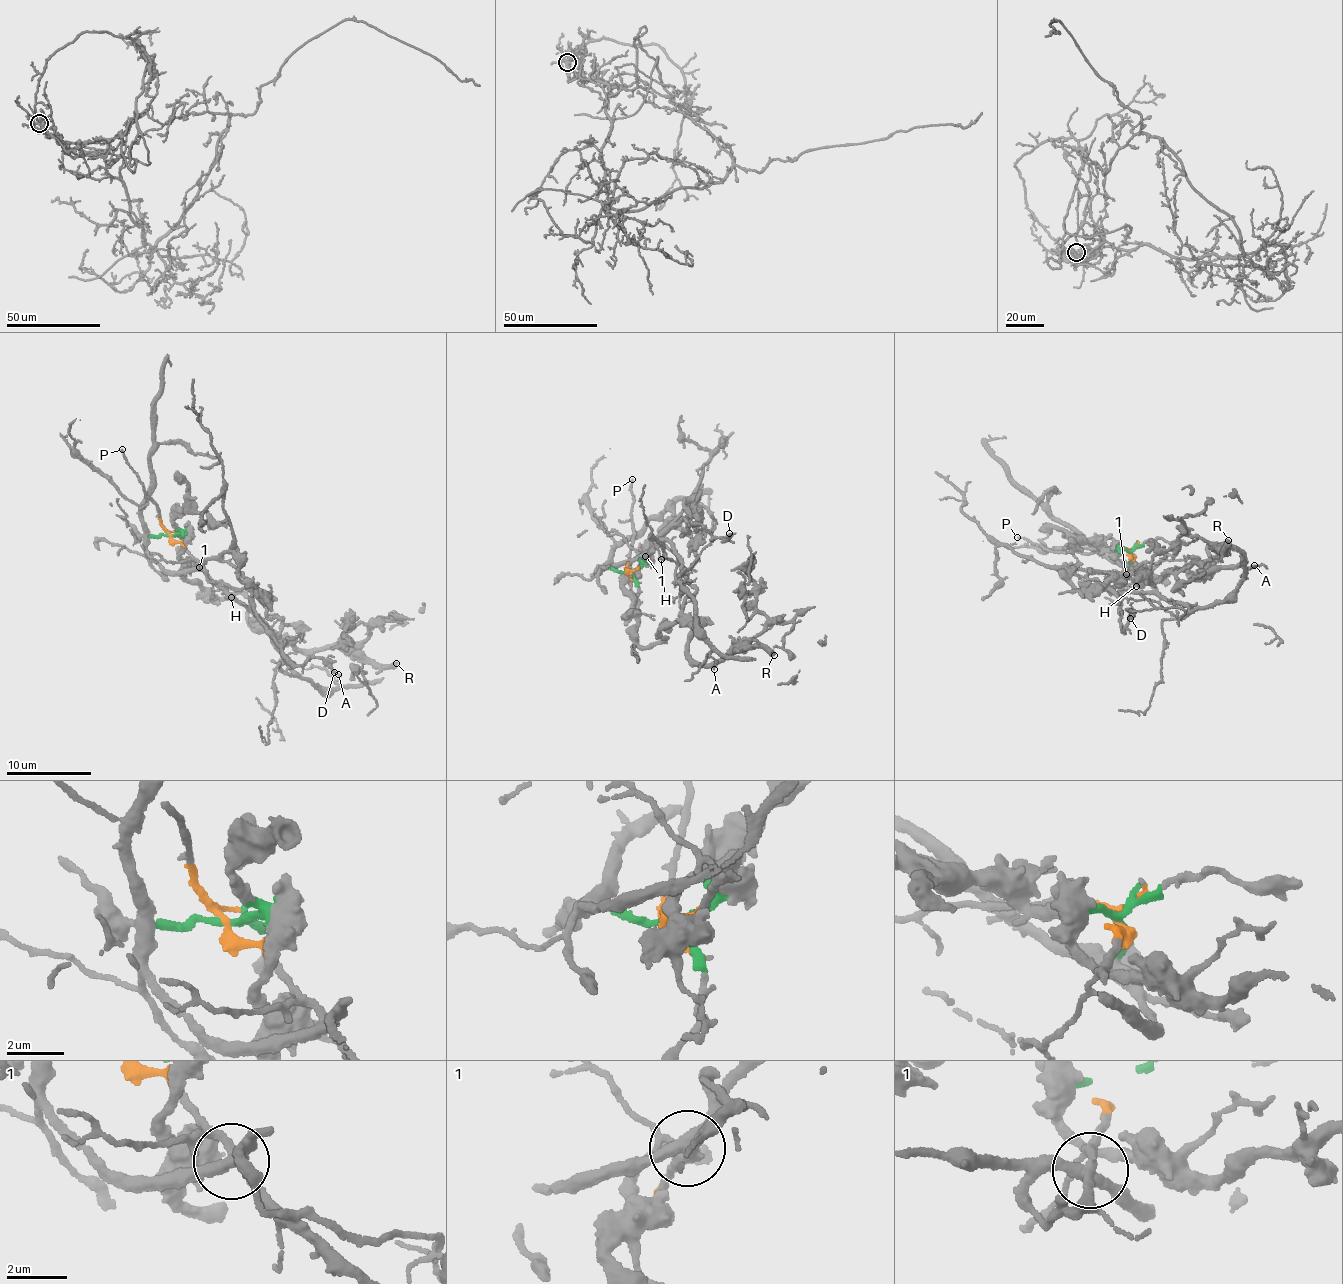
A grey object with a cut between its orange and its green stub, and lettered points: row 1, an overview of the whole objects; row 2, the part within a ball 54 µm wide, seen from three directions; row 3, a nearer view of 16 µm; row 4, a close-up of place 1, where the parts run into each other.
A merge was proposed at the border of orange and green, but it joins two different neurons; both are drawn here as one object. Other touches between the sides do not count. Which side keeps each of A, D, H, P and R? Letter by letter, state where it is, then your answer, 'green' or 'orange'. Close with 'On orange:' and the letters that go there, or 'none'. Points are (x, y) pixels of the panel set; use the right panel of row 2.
A: (1254, 565) | orange
D: (1130, 618) | green
H: (1136, 586) | orange
P: (1017, 537) | orange
R: (1228, 540) | green
On orange: A, H, P

